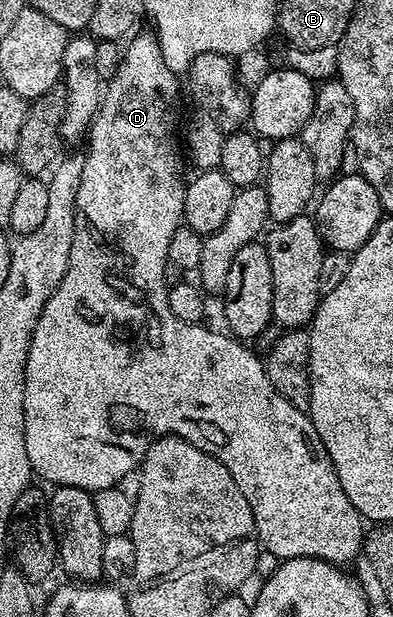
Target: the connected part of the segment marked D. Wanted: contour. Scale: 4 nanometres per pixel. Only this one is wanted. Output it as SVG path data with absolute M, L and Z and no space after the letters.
M136 31L126 41L121 66L117 66L117 74L113 74L113 78L106 81L103 99L99 102L99 112L91 121L89 135L85 140L87 152L85 151L83 156L83 169L75 195L75 229L73 230L73 246L69 250L69 266L61 282L53 290L49 302L45 302L29 346L25 366L23 417L25 418L25 454L31 463L31 471L38 479L40 476L41 479L48 480L51 486L60 484L77 486L94 494L103 488L122 485L124 483L122 480L131 471L132 475L142 465L143 455L147 453L147 447L150 446L153 438L174 434L180 436L185 442L205 450L213 458L217 458L221 466L225 466L225 470L233 474L233 482L237 482L241 494L245 494L245 502L249 502L253 510L255 533L259 536L259 543L266 551L268 548L276 556L276 561L312 556L330 564L347 566L350 560L355 560L358 556L360 559L361 549L365 544L365 521L353 506L353 502L345 498L345 490L341 490L341 482L337 478L335 468L331 465L329 454L313 426L310 415L304 409L293 406L288 400L281 398L277 390L273 390L273 382L269 382L267 377L266 363L254 347L248 346L244 341L226 331L214 332L211 328L203 328L202 323L181 322L181 318L177 318L177 314L169 310L167 255L169 242L173 238L173 230L177 230L184 223L183 203L187 193L185 180L179 177L183 172L185 156L181 151L180 133L179 136L175 133L175 123L179 120L180 77L173 70L169 70L165 62L165 54L161 54L161 46L154 31L138 32Z

